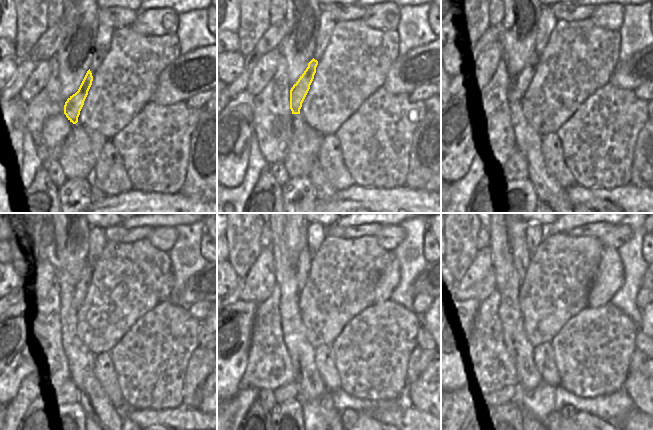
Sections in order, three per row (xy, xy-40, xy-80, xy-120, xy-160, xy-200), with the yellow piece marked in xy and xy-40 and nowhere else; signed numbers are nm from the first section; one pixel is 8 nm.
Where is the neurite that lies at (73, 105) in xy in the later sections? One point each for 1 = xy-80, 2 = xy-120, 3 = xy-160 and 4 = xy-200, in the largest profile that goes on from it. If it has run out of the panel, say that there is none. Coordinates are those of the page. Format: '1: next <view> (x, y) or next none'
1: next xy-80 (523, 80)
2: next xy-120 (81, 289)
3: next xy-160 (302, 266)
4: next xy-200 (522, 254)

